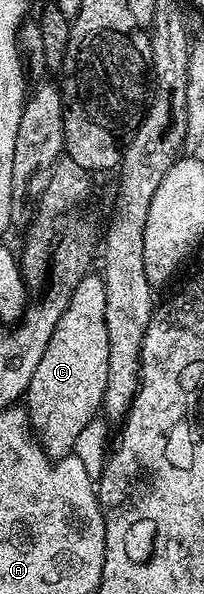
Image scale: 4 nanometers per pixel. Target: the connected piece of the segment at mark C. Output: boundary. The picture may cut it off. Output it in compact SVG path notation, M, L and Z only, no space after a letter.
M87 273L80 285L76 285L74 296L68 301L68 309L64 309L56 325L56 333L52 333L52 341L48 341L48 349L44 349L44 357L40 357L40 365L36 365L36 373L32 373L32 381L24 396L30 426L40 433L42 448L53 460L73 452L76 437L80 437L80 429L84 429L95 419L102 405L104 389L108 385L108 325L104 321L105 300L106 286L101 274Z

